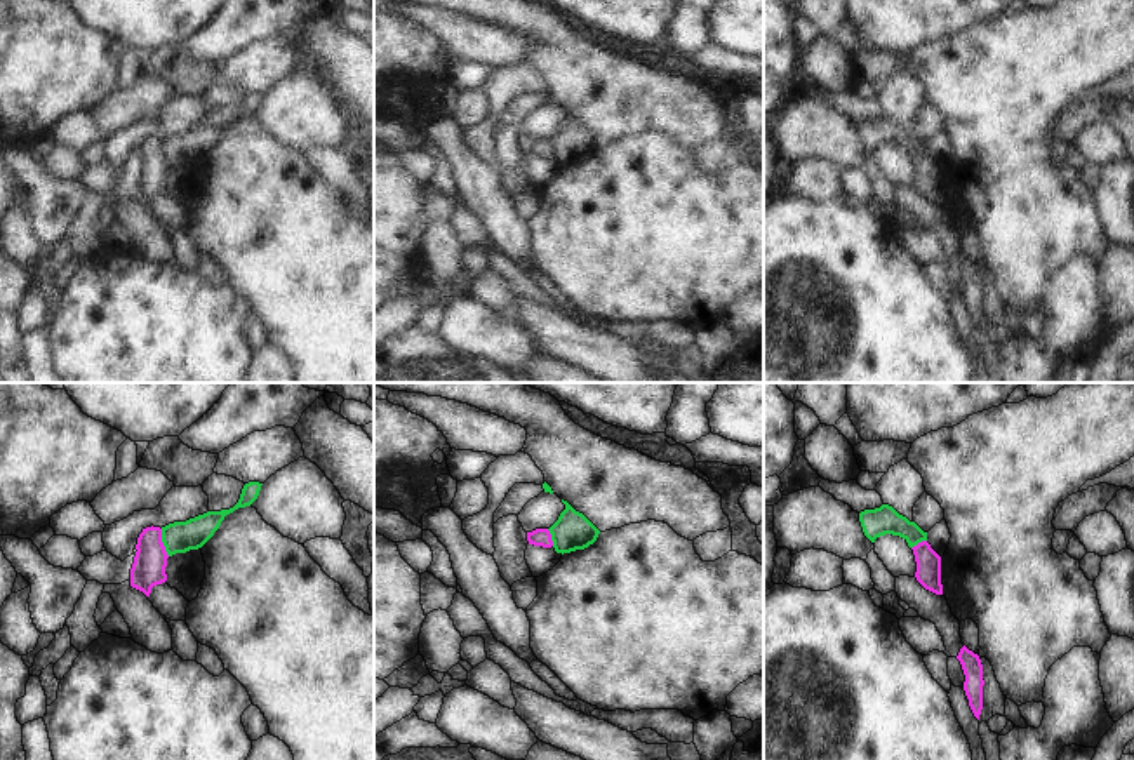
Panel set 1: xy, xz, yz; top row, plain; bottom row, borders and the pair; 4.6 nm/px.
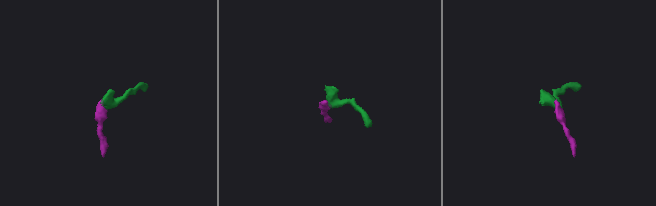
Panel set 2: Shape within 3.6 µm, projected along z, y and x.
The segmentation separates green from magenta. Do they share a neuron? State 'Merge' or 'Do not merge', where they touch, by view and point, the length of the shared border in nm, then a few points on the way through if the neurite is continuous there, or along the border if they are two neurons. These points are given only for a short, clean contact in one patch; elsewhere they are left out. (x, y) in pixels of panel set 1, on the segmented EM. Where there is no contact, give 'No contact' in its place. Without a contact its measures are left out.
Do not merge. Touches green at xy (164, 543). Shared border 130 nm. Boundary: xy (160, 529), (160, 540), (169, 555)

